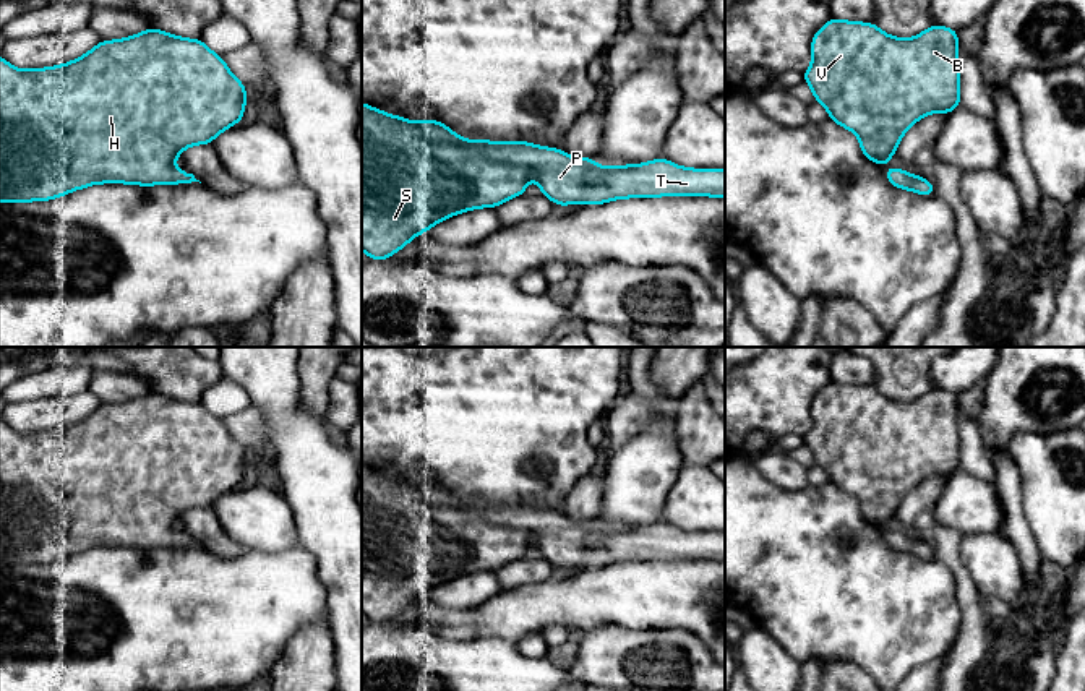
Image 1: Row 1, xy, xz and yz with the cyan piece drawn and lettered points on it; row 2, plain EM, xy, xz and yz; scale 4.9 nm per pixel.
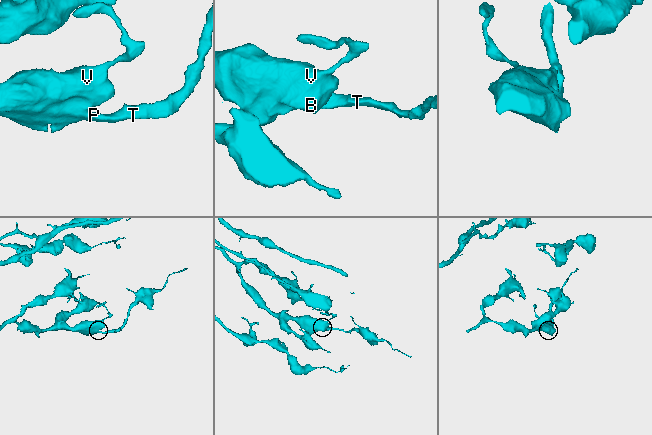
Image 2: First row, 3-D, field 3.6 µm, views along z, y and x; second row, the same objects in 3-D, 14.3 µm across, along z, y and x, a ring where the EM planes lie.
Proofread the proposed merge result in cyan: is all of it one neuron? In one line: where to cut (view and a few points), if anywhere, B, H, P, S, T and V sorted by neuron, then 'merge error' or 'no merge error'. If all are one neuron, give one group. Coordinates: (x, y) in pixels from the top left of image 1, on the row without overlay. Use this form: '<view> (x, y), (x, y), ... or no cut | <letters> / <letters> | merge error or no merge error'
no cut | B H P S T V | no merge error

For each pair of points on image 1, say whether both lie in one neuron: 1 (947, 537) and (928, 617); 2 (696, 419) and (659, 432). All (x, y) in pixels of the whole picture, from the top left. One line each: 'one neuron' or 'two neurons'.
1: two neurons
2: two neurons

